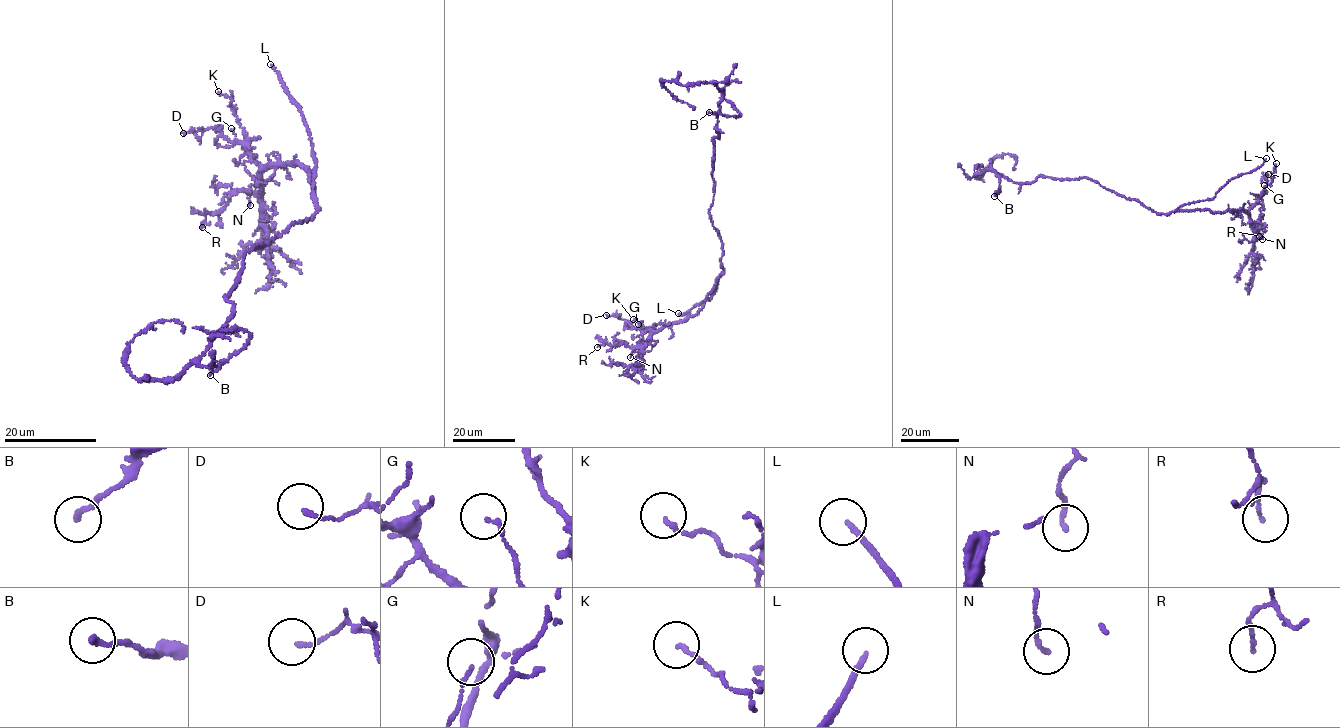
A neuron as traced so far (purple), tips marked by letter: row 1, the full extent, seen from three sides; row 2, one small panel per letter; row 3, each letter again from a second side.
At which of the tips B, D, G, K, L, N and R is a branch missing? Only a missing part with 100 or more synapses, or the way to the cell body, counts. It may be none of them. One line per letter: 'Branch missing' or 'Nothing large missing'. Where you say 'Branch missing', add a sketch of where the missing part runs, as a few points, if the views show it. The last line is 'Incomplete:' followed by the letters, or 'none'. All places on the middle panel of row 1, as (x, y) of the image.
B: Nothing large missing
D: Nothing large missing
G: Nothing large missing
K: Nothing large missing
L: Branch missing. Course of what is missing: (678, 313), (663, 310), (638, 311), (639, 303), (631, 298), (624, 297), (614, 306)
N: Nothing large missing
R: Nothing large missing
Incomplete: L

